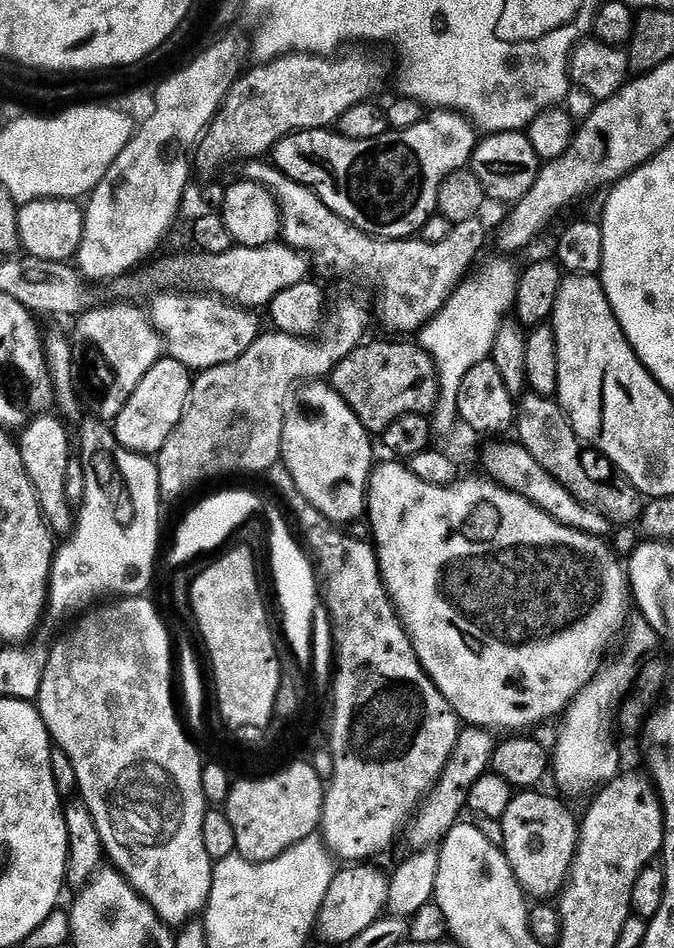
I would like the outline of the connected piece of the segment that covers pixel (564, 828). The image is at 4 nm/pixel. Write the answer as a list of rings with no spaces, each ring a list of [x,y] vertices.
[[[526,790],[517,793],[500,819],[502,826],[502,851],[504,857],[510,862],[512,873],[516,875],[516,881],[524,889],[529,897],[552,898],[568,884],[572,865],[578,856],[579,829],[576,818],[558,800],[546,794],[540,794],[538,790]]]

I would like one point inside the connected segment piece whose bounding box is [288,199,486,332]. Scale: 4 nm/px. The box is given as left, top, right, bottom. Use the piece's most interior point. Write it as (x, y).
(417, 277)

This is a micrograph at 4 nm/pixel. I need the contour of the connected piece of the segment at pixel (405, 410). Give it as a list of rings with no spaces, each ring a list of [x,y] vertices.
[[[376,340],[373,344],[365,342],[354,349],[348,357],[350,362],[346,362],[346,366],[342,366],[339,372],[354,370],[354,374],[376,374],[378,378],[372,382],[376,382],[376,386],[386,386],[386,412],[380,416],[364,412],[364,417],[360,420],[369,434],[383,434],[400,416],[428,414],[435,408],[440,397],[437,367],[419,343],[395,344],[392,340]]]

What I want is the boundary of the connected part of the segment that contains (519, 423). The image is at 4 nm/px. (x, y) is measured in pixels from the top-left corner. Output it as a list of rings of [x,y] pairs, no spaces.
[[[534,391],[521,395],[515,405],[514,432],[520,435],[517,436],[519,443],[524,445],[534,461],[565,487],[578,503],[593,508],[612,522],[631,518],[632,500],[618,485],[603,484],[602,481],[584,473],[584,468],[576,457],[576,447],[581,447],[582,441],[572,429],[571,419],[553,397],[540,396]]]

